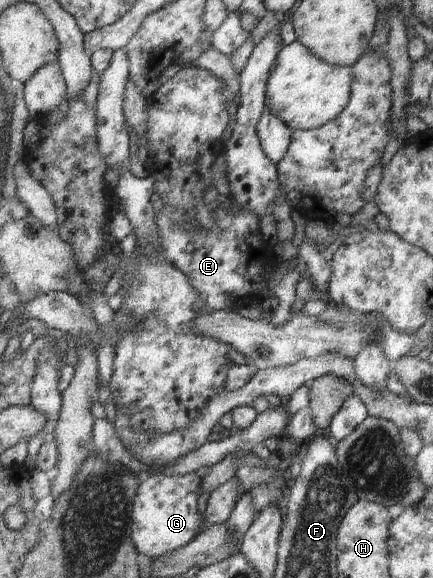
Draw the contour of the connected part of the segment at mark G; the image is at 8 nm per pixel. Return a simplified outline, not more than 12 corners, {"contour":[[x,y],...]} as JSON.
{"contour":[[189,477],[142,479],[131,537],[155,559],[188,544],[204,521]]}

